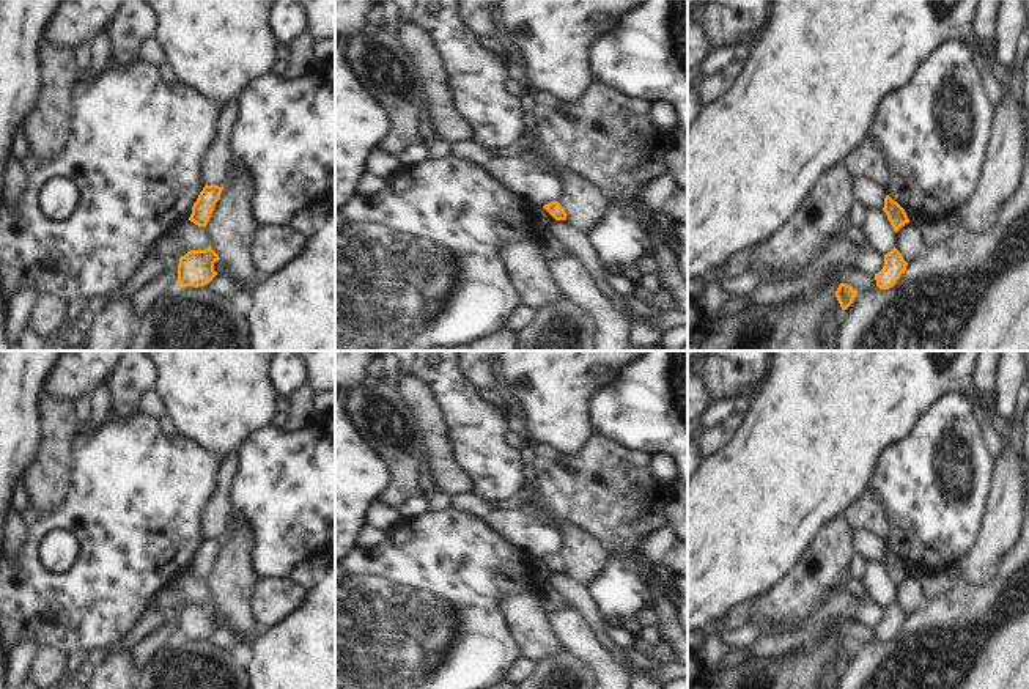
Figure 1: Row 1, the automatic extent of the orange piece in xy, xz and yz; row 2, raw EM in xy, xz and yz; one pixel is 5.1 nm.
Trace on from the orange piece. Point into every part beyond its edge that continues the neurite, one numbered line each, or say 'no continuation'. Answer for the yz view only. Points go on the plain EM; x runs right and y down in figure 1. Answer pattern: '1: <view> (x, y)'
no continuation

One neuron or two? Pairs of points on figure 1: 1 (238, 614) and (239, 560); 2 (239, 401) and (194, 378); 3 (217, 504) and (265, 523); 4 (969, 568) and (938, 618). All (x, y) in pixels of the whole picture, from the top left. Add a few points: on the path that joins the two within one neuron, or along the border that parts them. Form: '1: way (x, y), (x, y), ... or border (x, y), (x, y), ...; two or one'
1: way (238, 601), (238, 573); one
2: way (228, 390), (222, 389), (211, 378), (205, 378); one
3: border (236, 472), (230, 493), (232, 518); two
4: border (996, 573), (985, 584), (955, 584); two

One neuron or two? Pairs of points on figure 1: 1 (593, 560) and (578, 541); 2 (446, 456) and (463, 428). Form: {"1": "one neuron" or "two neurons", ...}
{"1": "one neuron", "2": "two neurons"}

